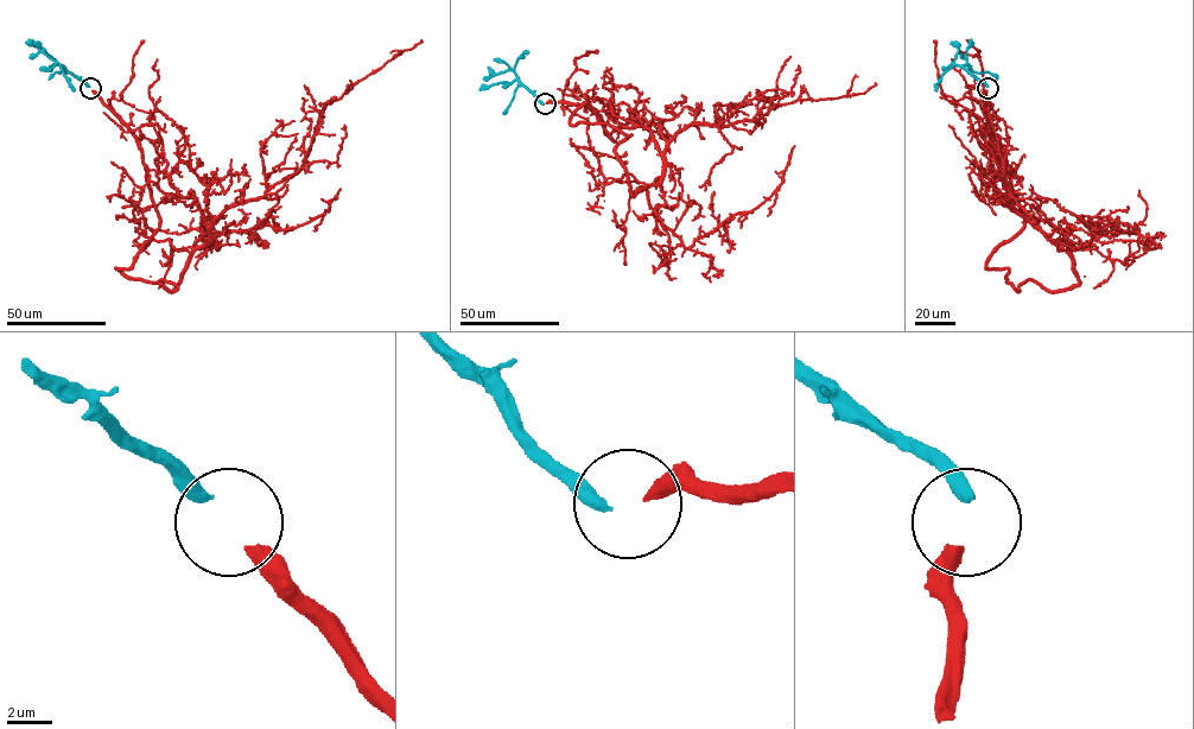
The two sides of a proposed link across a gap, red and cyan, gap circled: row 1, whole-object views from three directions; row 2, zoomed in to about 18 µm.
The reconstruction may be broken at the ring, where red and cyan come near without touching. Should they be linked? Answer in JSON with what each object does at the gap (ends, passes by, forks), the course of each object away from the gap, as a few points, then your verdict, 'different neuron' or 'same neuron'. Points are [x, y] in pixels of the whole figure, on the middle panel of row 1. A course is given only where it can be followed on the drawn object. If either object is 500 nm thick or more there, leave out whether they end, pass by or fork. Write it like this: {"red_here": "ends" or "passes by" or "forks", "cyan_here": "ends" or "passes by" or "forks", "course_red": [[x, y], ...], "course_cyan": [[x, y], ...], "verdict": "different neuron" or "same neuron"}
{"red_here": "ends", "cyan_here": "ends", "course_red": [[546, 103], [630, 134], [615, 152], [634, 195], [684, 128], [875, 83]], "course_cyan": [[544, 103], [518, 78], [480, 89]], "verdict": "different neuron"}

